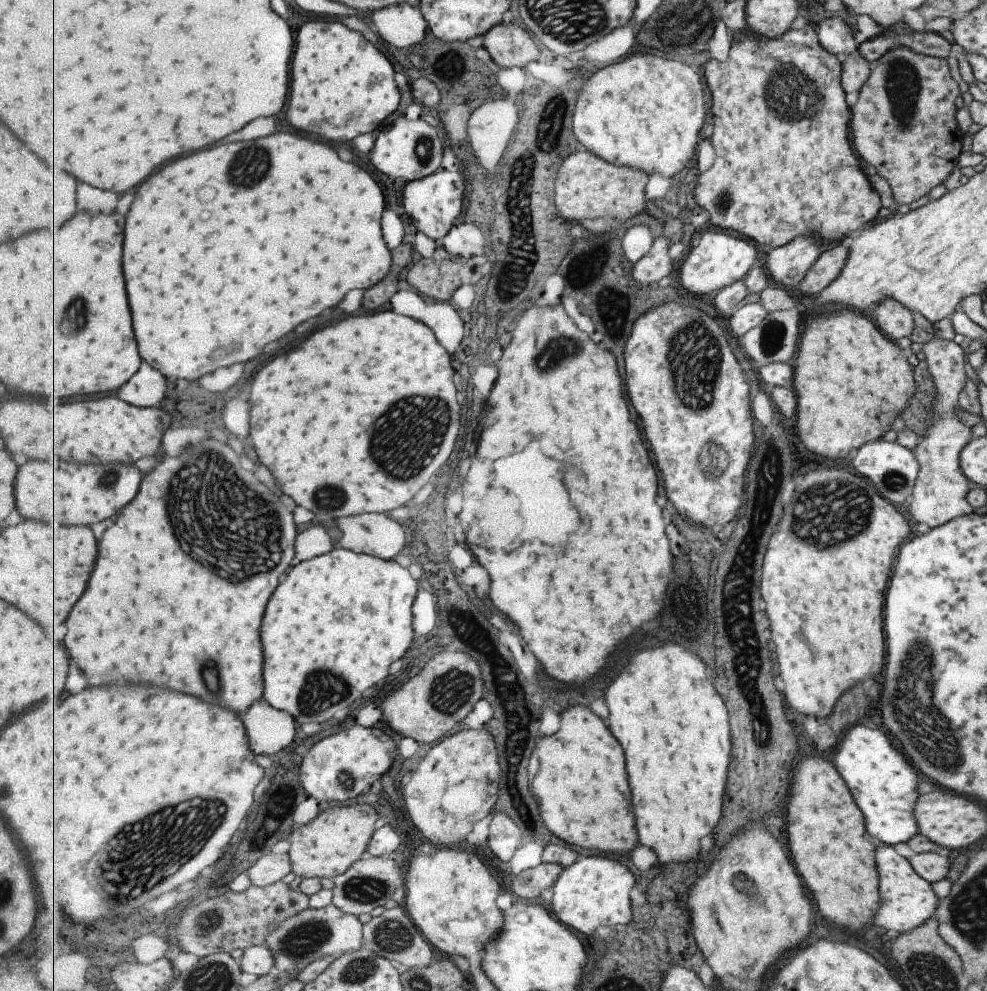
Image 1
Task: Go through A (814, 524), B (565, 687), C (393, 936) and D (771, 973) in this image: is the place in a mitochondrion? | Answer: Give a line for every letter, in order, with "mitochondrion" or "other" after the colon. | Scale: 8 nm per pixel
A: mitochondrion
B: other
C: mitochondrion
D: other

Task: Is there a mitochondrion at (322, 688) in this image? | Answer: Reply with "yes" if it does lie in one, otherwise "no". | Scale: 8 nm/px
yes

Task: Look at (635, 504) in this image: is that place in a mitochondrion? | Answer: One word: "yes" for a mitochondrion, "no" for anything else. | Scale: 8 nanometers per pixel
no

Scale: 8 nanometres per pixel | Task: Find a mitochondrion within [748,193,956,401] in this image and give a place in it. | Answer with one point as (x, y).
(771, 338)

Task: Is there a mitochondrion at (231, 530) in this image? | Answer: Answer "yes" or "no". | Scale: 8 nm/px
yes

